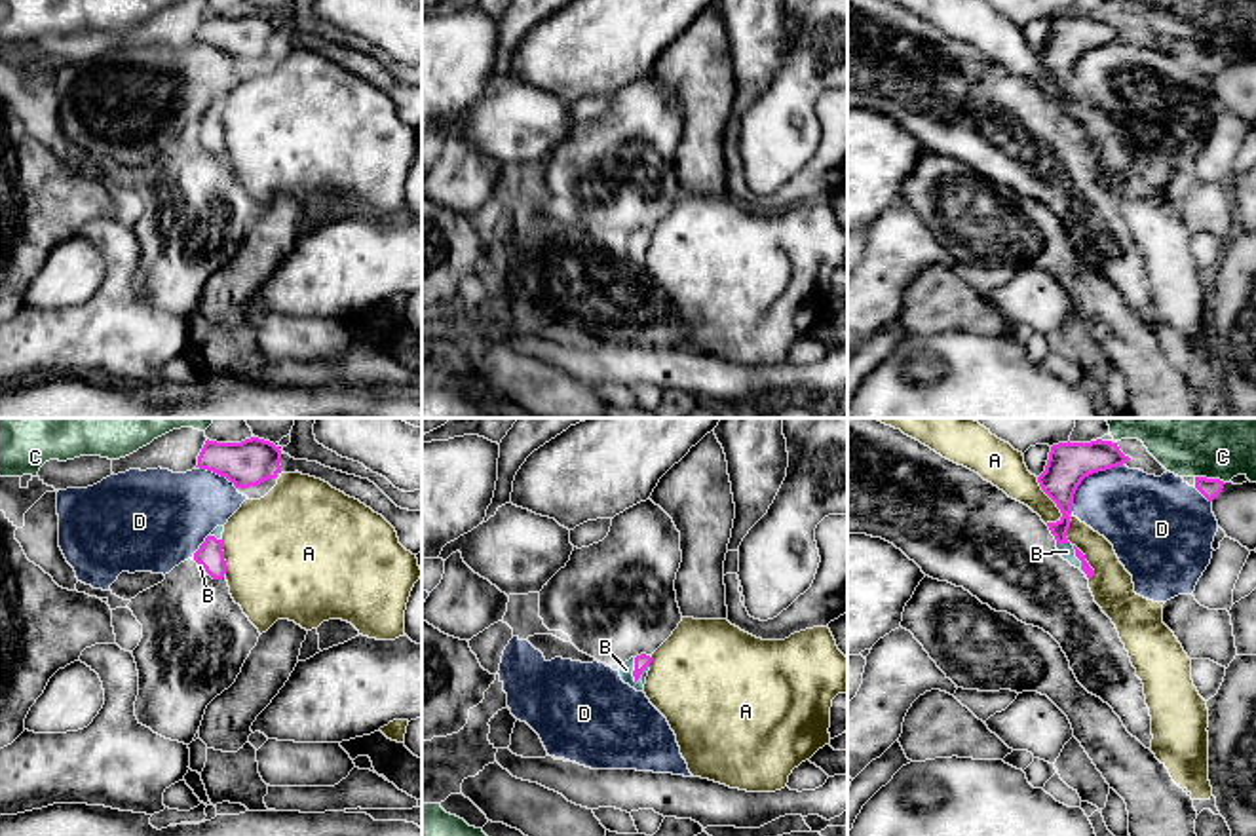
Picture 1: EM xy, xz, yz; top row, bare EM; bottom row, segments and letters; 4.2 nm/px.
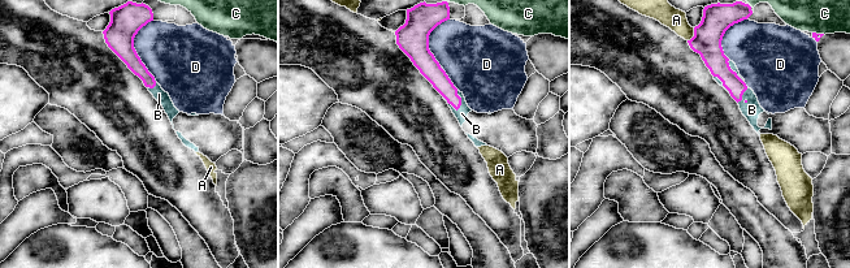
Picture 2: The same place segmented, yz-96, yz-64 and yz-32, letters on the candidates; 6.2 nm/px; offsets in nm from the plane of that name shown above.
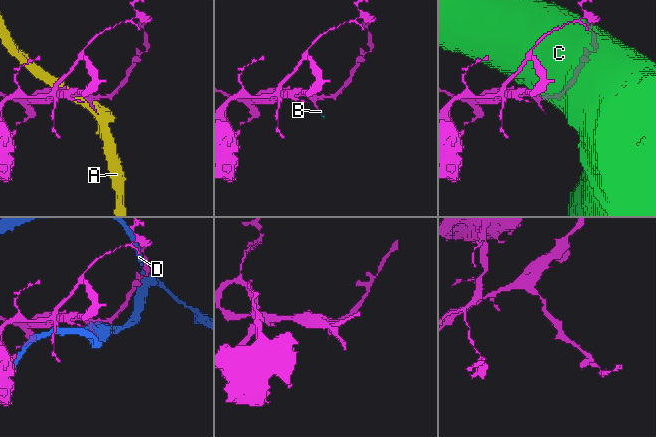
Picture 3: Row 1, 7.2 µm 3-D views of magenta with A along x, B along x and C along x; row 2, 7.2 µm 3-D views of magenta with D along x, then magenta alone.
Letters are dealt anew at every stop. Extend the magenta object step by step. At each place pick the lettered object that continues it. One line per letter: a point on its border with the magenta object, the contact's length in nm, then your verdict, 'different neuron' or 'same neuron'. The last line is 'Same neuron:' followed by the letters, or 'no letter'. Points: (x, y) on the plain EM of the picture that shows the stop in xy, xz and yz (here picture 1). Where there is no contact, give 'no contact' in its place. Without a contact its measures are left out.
A: meets magenta in yz at (1051, 73); contact 220 nm long; different neuron
B: meets magenta in xz at (633, 246); contact 110 nm long; same neuron
C: meets magenta in yz at (1211, 54); contact 130 nm long; different neuron
D: meets magenta in yz at (1087, 50); contact 320 nm long; different neuron
Same neuron: B

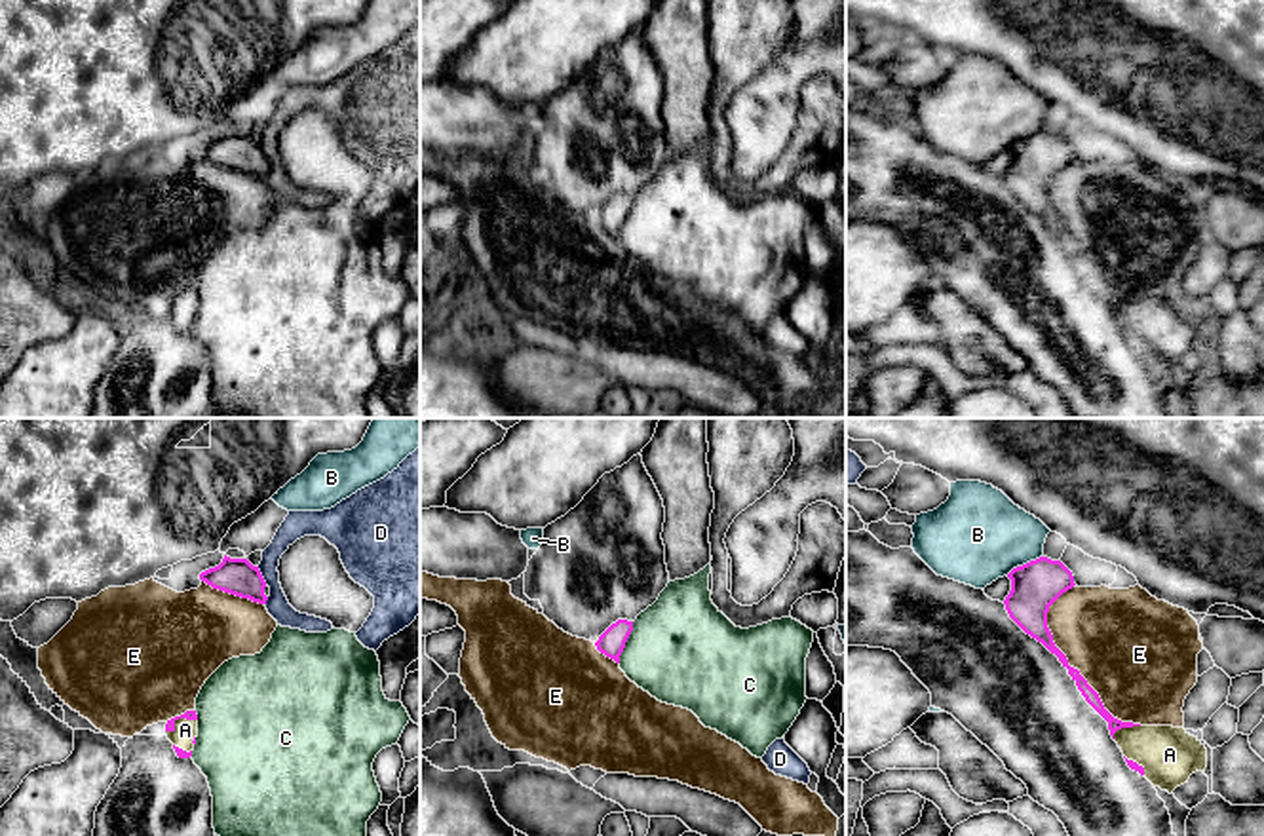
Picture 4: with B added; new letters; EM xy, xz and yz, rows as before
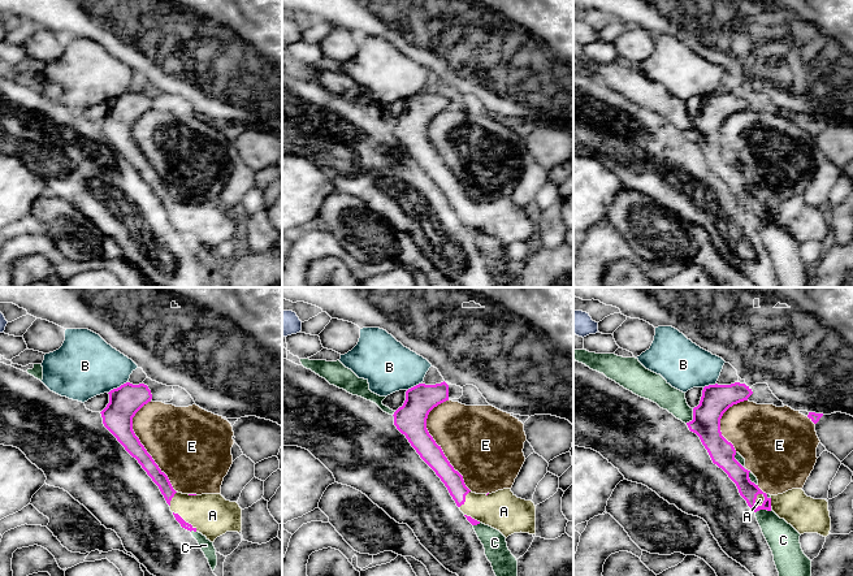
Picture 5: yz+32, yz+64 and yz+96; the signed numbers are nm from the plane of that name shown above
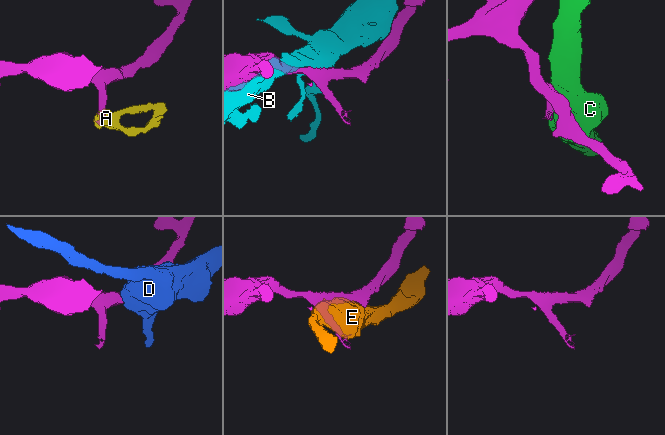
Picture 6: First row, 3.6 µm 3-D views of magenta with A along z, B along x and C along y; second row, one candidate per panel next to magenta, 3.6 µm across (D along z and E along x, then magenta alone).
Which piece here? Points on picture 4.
A: meets magenta in xy at (179, 291); contact 150 nm long; same neuron
B: meets magenta in yz at (1023, 139); contact 180 nm long; different neuron
C: meets magenta in xz at (626, 215); contact 190 nm long; different neuron
D: meets magenta in xy at (261, 151); contact 90 nm long; different neuron
E: meets magenta in yz at (1072, 242); contact 650 nm long; different neuron
Same neuron: A

